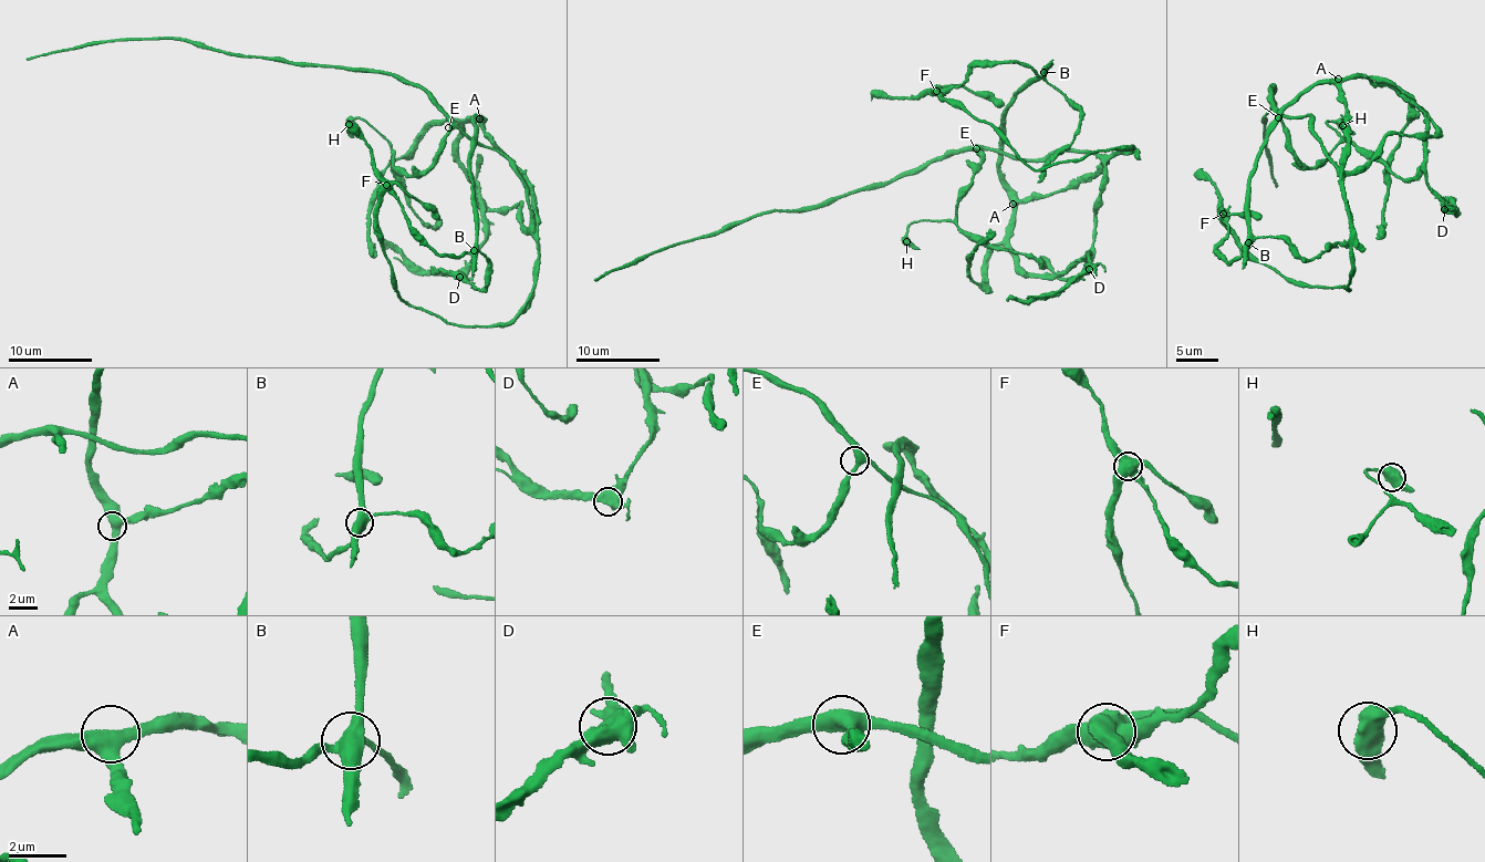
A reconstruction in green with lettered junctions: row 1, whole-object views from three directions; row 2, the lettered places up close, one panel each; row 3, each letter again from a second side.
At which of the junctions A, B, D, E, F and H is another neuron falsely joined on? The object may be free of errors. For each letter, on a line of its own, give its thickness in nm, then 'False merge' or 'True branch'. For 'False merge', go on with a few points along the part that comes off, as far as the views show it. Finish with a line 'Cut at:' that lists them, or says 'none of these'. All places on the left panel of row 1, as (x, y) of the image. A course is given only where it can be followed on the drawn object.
A: Thickness 440 nm. True branch
B: Thickness 500 nm. True branch
D: Thickness 550 nm. True branch
E: Thickness 400 nm. True branch
F: Thickness 650 nm. False merge. Course of the part to remove: (386, 185), (374, 227), (409, 305), (505, 324), (535, 286), (527, 186), (419, 89), (178, 39), (26, 59)
H: Thickness 650 nm. True branch
Cut at: F

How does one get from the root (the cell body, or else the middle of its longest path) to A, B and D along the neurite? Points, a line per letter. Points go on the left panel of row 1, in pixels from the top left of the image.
A: (508, 161), (522, 183), (532, 222), (533, 187), (525, 173), (485, 131), (485, 122), (479, 118)
B: (508, 161), (522, 183), (532, 222), (533, 187), (485, 131), (478, 115), (468, 159), (476, 211), (474, 250)
D: (508, 161), (531, 228), (520, 221), (521, 205), (501, 214), (477, 193), (485, 245), (459, 277)

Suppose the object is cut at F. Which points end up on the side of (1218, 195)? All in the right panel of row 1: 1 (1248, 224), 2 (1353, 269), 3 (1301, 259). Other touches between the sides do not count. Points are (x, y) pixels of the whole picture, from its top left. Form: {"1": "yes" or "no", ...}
{"1": "yes", "2": "no", "3": "yes"}

